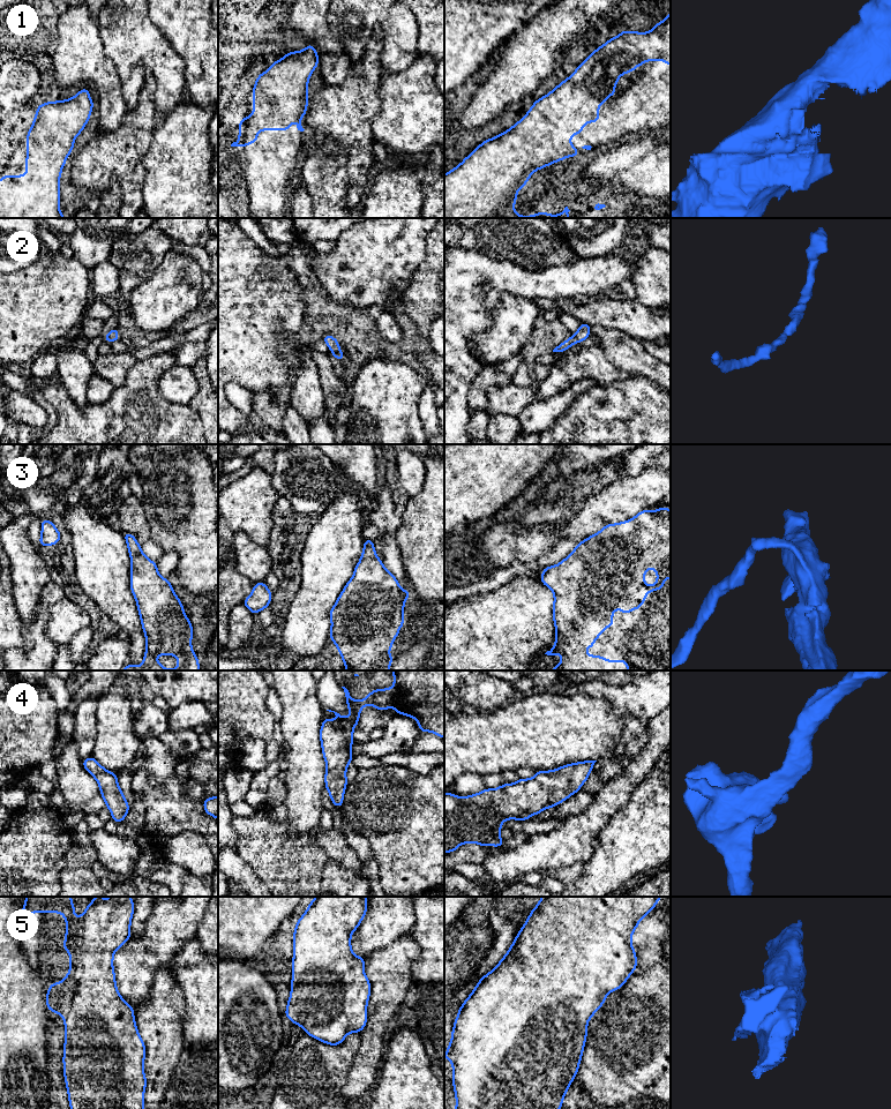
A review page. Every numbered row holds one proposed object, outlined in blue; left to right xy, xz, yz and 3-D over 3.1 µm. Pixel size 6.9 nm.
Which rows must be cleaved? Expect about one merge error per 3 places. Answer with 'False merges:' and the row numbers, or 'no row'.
False merges: no row

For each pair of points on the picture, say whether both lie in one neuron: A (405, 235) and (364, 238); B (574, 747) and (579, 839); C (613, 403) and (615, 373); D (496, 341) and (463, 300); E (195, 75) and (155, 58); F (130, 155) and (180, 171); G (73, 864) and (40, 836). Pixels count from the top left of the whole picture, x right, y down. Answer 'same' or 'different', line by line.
A: same
B: different
C: different
D: different
E: different
F: different
G: different

